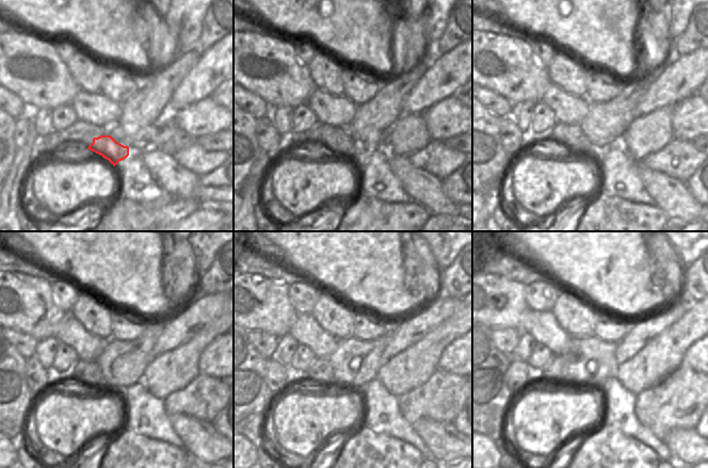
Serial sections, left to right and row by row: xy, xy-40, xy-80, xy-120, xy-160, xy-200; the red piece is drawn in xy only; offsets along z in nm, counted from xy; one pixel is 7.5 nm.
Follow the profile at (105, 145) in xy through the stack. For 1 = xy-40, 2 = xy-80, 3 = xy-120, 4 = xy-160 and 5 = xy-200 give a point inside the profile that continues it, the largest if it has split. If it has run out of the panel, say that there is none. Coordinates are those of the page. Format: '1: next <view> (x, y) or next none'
1: next xy-40 (337, 140)
2: next xy-80 (572, 136)
3: next xy-120 (89, 373)
4: next xy-160 (320, 371)
5: next xy-200 (557, 371)

